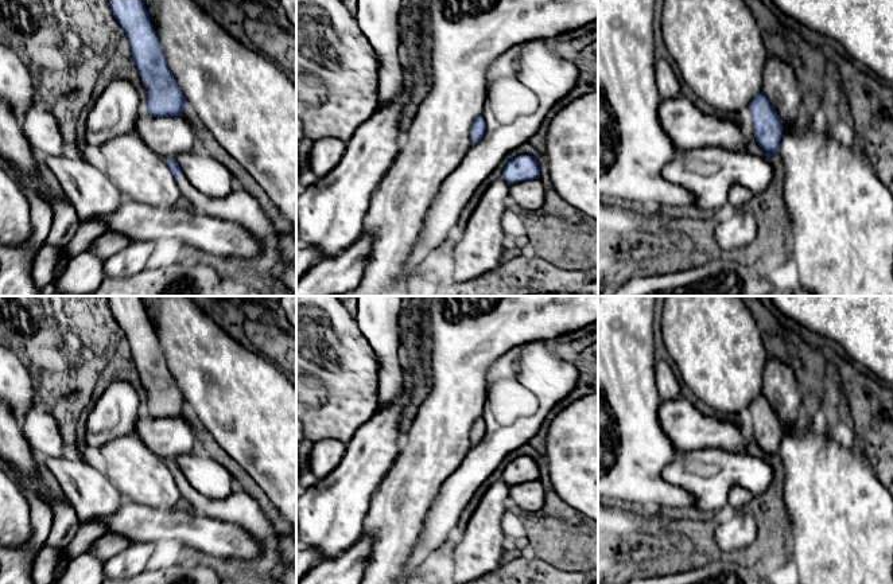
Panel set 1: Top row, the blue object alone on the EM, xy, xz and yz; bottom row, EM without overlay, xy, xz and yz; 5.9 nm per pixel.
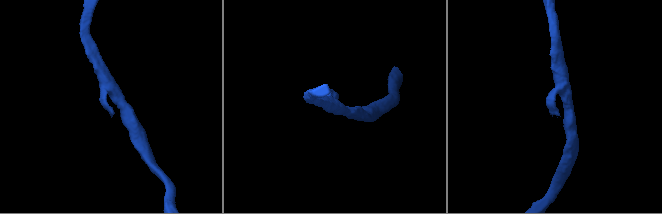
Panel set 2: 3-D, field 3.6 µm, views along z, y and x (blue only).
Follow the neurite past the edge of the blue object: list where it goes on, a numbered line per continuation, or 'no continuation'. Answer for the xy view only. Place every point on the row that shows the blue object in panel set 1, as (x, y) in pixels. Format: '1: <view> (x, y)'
1: xy (240, 207)

